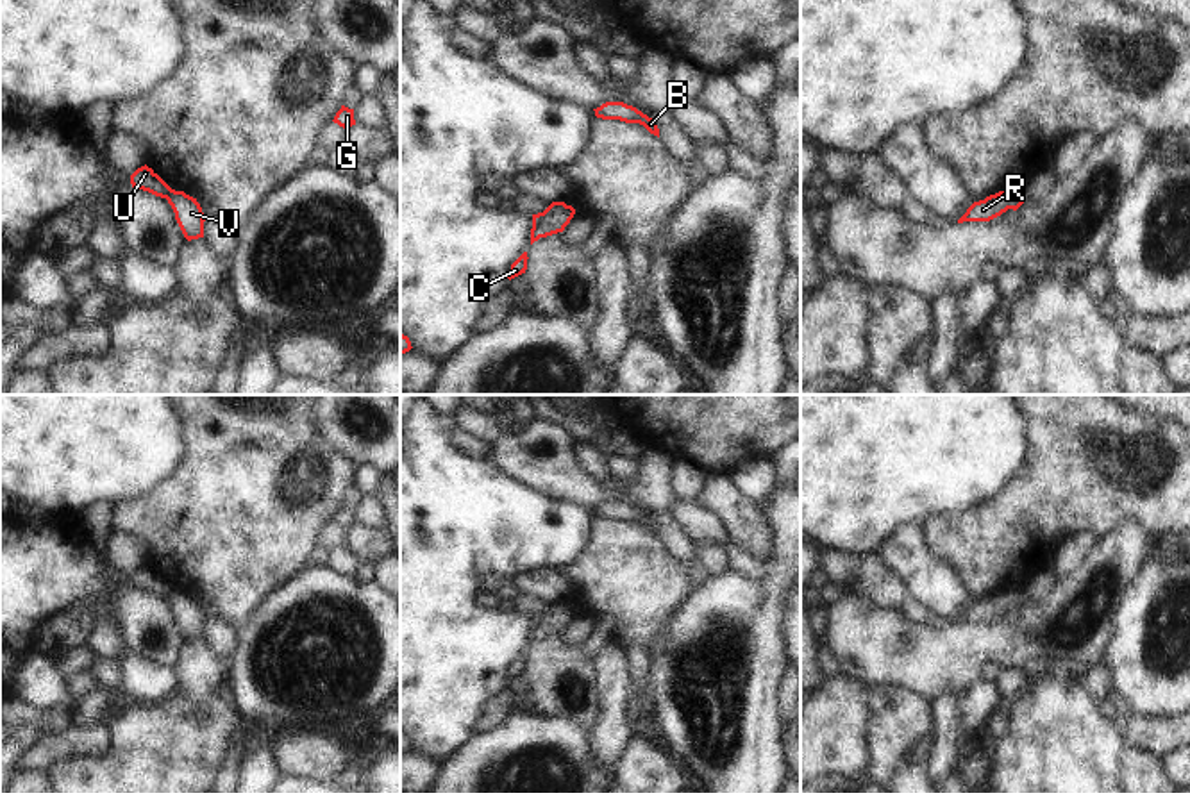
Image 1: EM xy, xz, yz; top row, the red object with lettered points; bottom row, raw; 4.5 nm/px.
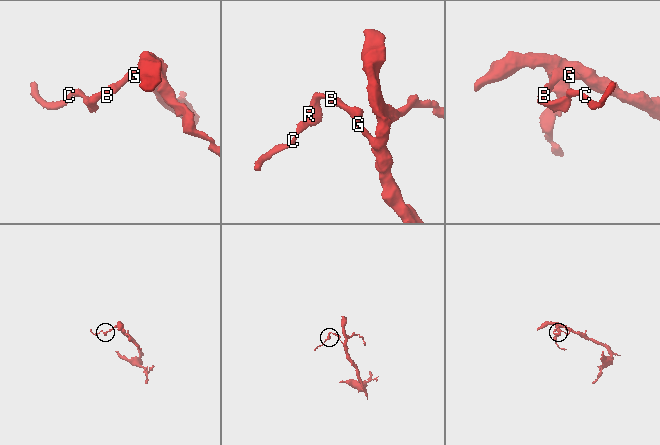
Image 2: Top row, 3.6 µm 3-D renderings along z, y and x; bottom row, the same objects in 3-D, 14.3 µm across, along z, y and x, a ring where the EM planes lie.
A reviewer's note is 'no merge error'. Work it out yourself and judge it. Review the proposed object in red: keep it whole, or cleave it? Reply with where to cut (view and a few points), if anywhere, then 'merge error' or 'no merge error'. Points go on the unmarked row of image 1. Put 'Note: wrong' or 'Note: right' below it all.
cut xy (172, 590), (165, 597); merge error
Note: wrong

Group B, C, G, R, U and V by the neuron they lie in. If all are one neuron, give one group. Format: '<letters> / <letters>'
B G R V / C U

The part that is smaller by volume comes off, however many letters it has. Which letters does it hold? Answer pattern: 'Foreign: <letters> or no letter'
Foreign: C, U.

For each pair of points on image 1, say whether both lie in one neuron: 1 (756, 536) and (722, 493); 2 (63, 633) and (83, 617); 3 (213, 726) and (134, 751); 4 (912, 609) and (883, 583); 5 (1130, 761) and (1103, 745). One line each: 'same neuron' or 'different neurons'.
1: same neuron
2: same neuron
3: same neuron
4: same neuron
5: same neuron

